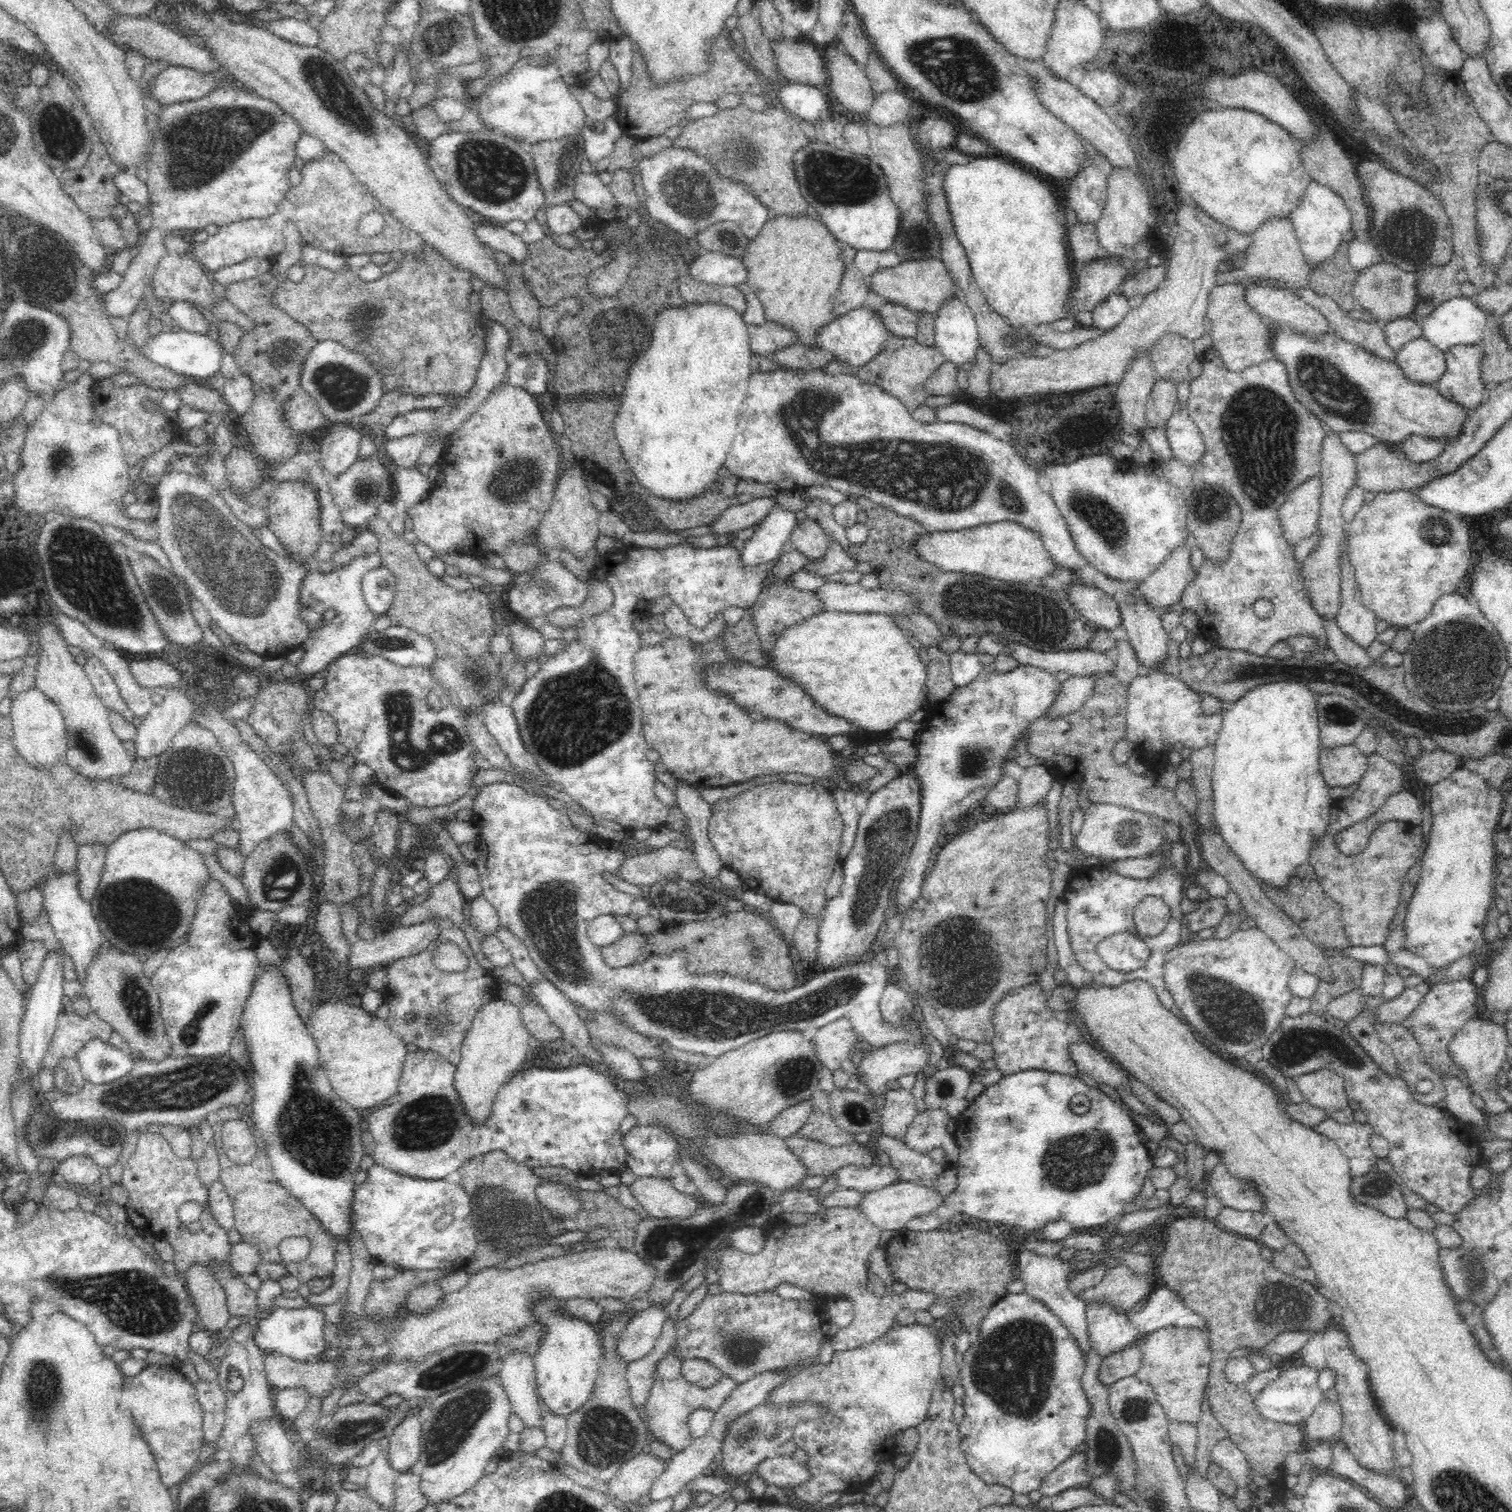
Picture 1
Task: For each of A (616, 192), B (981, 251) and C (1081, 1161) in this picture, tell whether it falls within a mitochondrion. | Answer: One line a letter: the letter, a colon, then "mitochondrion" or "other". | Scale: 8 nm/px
A: other
B: other
C: mitochondrion

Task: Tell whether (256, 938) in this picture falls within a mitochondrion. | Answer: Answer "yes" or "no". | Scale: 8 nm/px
no

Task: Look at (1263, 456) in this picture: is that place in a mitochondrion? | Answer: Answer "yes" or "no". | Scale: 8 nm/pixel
yes

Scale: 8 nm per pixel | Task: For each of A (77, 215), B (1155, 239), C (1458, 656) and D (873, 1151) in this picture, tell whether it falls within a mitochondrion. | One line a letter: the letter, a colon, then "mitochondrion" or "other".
A: other
B: other
C: mitochondrion
D: other

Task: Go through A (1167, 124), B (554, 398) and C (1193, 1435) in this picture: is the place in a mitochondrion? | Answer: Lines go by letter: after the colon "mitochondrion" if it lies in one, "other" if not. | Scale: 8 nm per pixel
A: other
B: other
C: other

